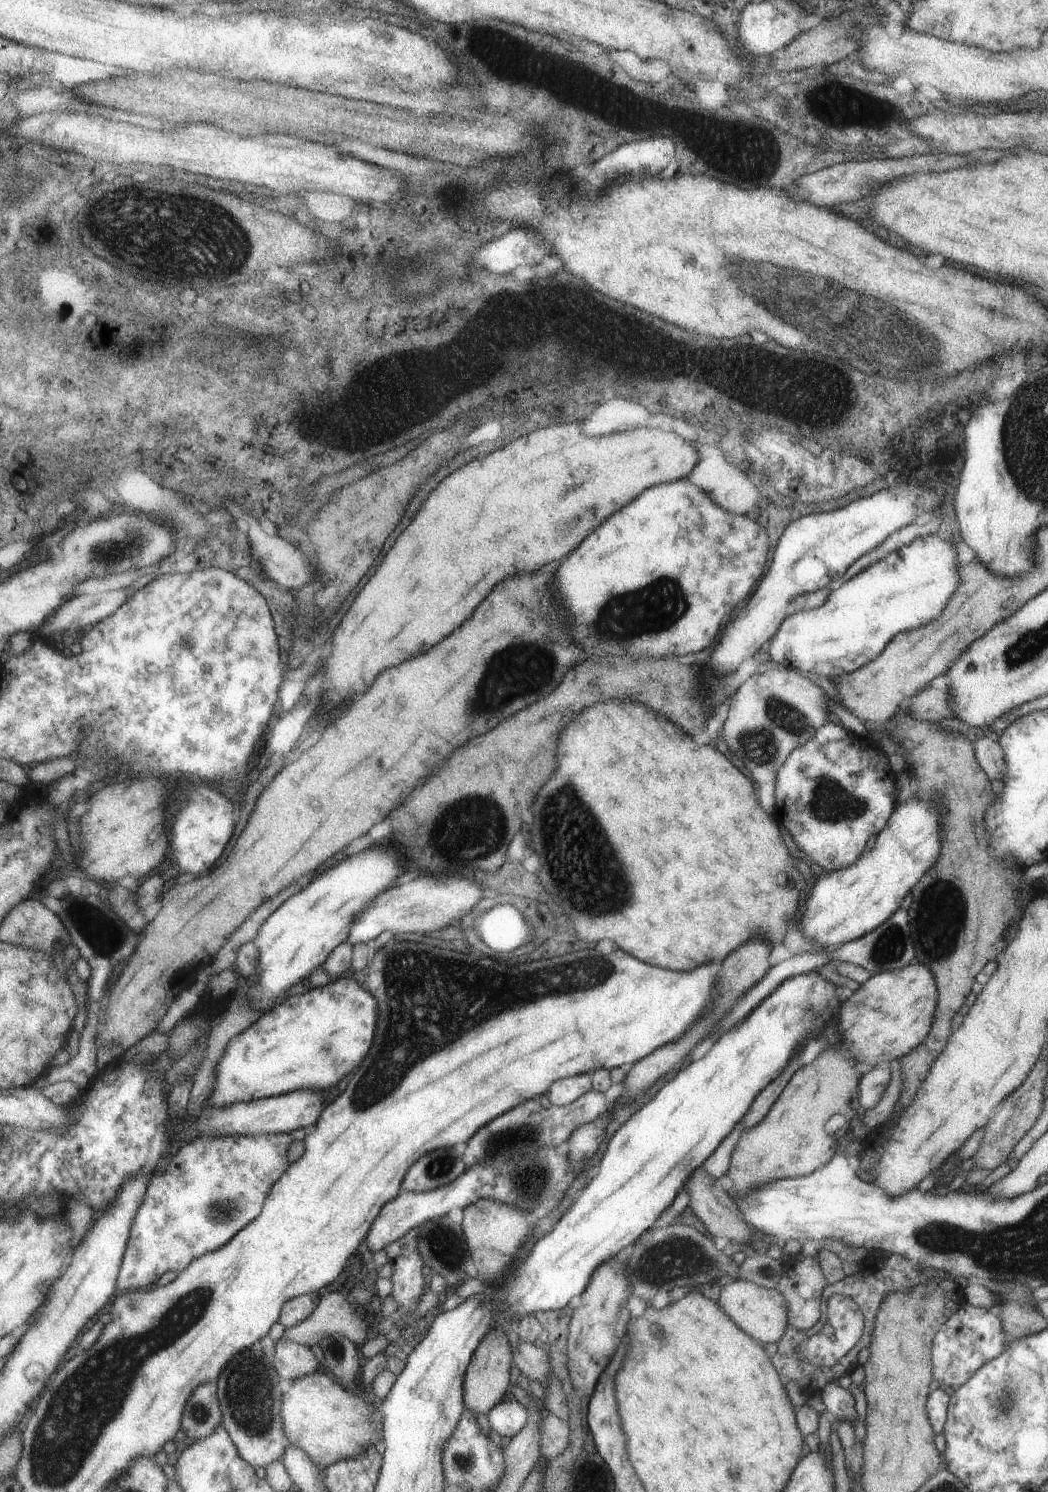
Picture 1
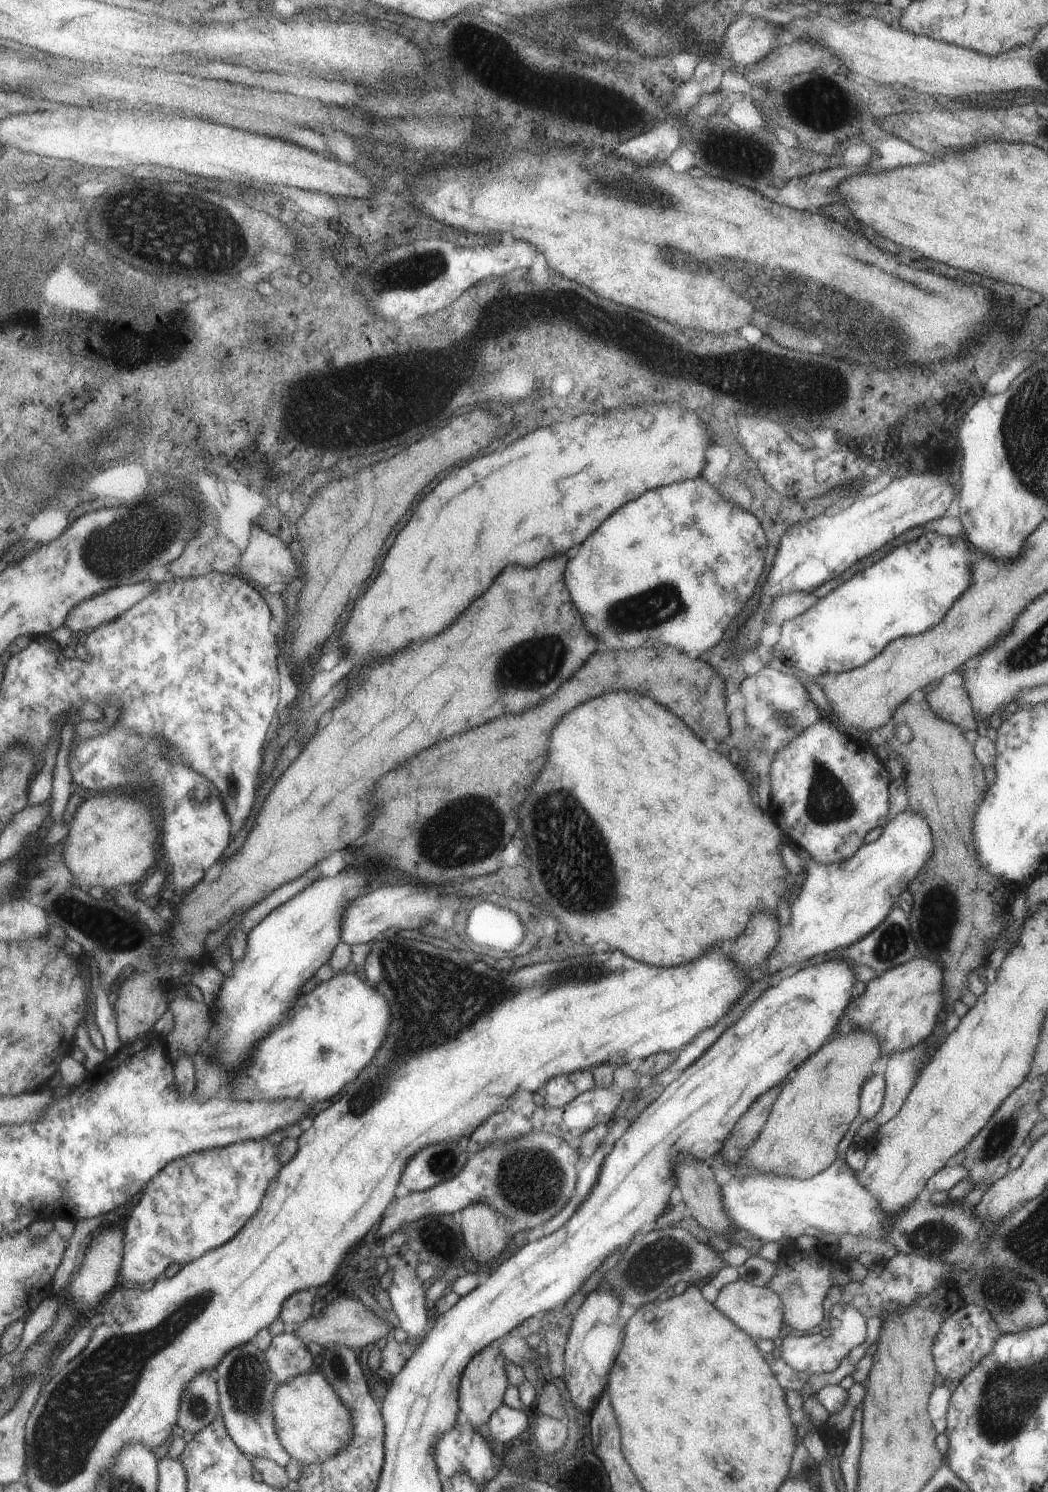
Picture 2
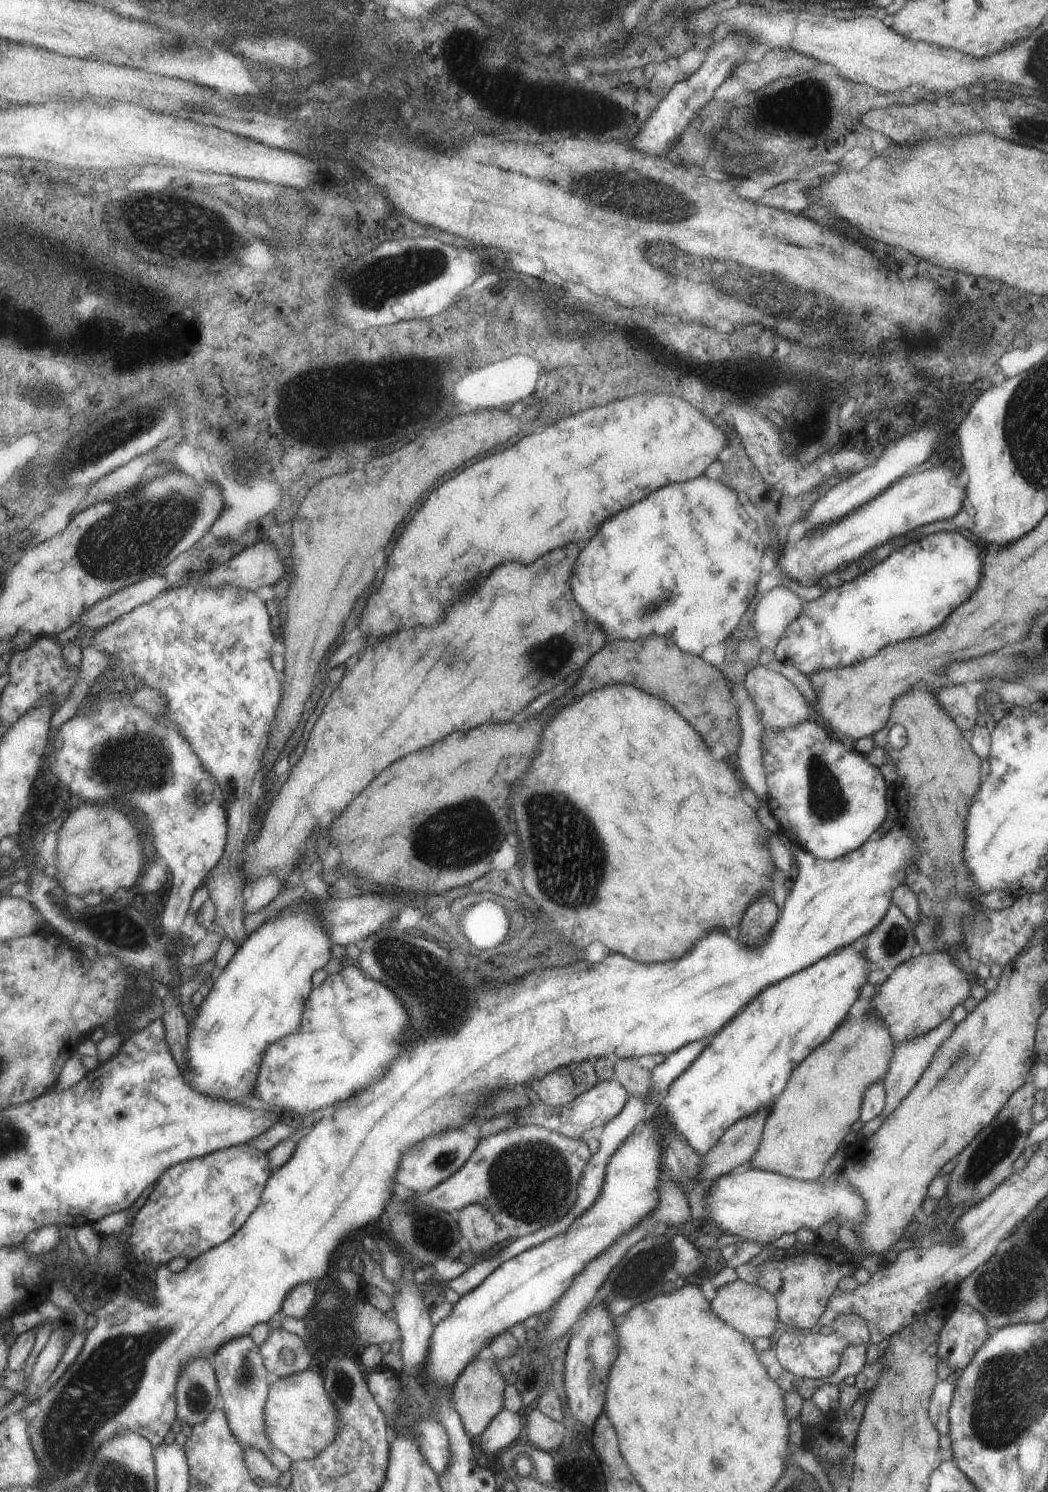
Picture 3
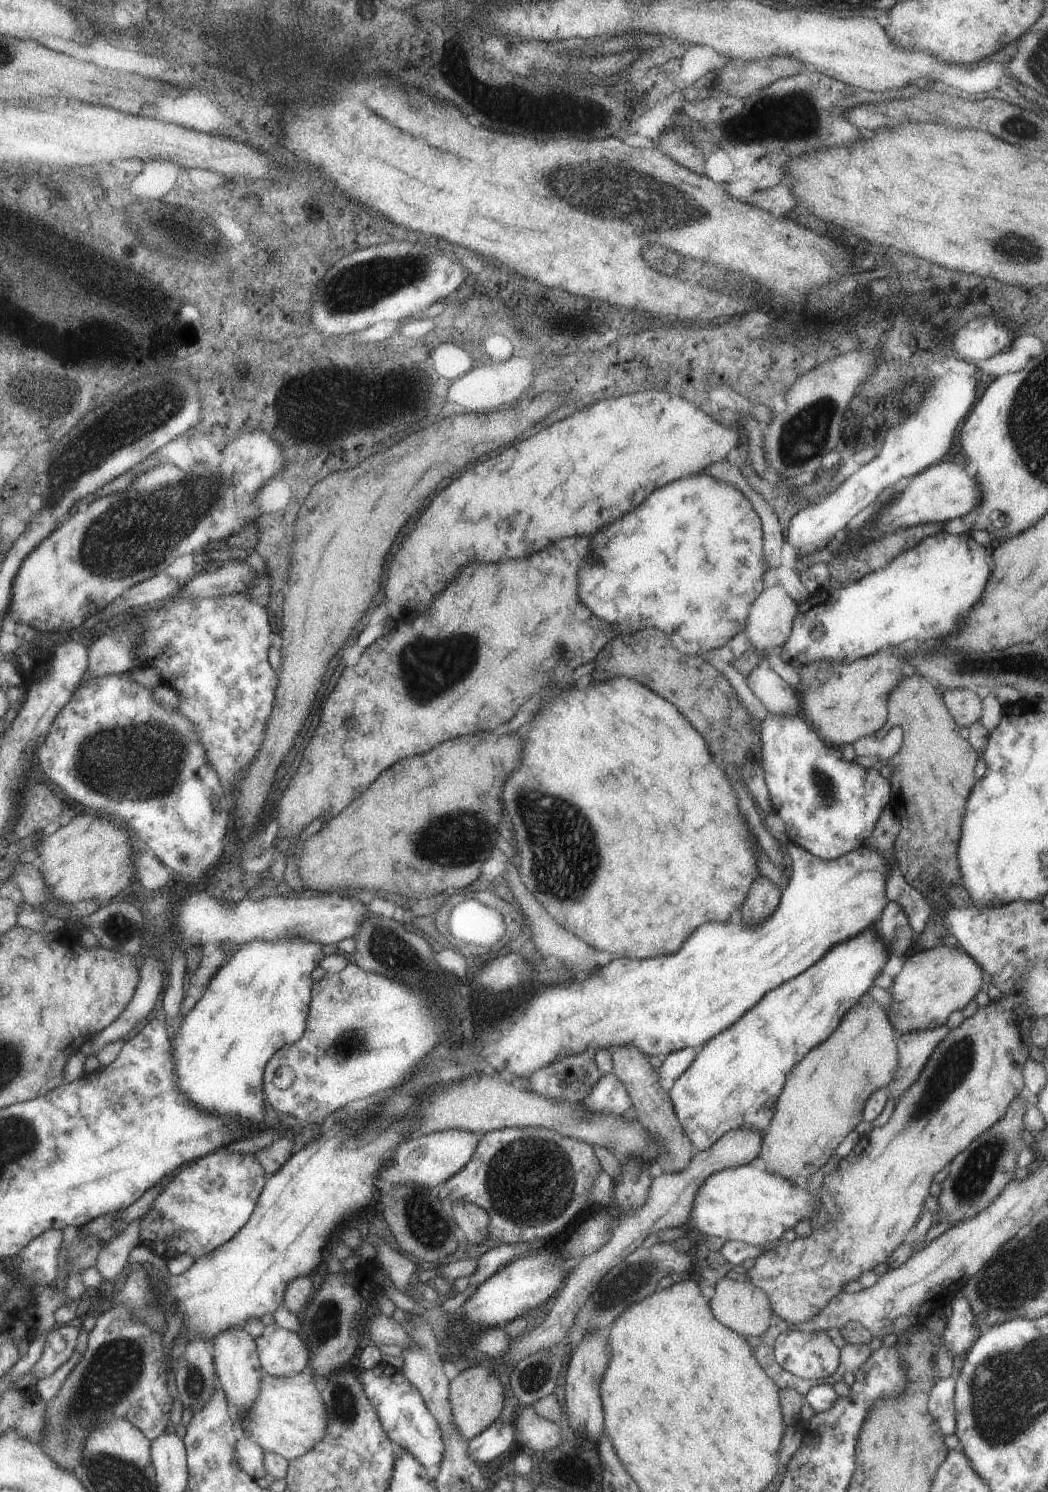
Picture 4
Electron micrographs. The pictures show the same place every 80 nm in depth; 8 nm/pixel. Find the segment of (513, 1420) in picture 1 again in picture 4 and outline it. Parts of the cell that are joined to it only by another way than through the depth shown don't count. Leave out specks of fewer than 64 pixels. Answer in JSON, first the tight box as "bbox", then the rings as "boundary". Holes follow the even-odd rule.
{"bbox":[468,1418,516,1465],"boundary":[[[512,1418],[504,1422],[491,1423],[482,1433],[468,1440],[470,1459],[485,1465],[490,1460],[503,1454],[515,1441],[516,1430]]]}

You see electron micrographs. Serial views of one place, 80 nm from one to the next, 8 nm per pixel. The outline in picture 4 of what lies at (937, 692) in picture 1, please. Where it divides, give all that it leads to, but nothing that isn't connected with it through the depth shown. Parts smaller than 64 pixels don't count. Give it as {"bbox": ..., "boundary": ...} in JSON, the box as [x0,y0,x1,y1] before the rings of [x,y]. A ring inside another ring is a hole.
{"bbox":[941,688,981,727],"boundary":[[[952,688],[944,690],[941,696],[958,727],[968,727],[981,716],[981,700],[975,691]]]}

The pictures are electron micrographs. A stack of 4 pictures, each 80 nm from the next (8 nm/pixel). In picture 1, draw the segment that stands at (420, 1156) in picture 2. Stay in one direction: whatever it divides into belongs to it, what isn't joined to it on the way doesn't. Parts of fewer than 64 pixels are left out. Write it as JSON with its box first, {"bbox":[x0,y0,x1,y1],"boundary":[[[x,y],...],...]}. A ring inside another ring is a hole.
{"bbox":[400,1149,465,1193],"boundary":[[[433,1149],[418,1158],[404,1174],[400,1188],[420,1193],[449,1184],[465,1171],[455,1150]]]}

